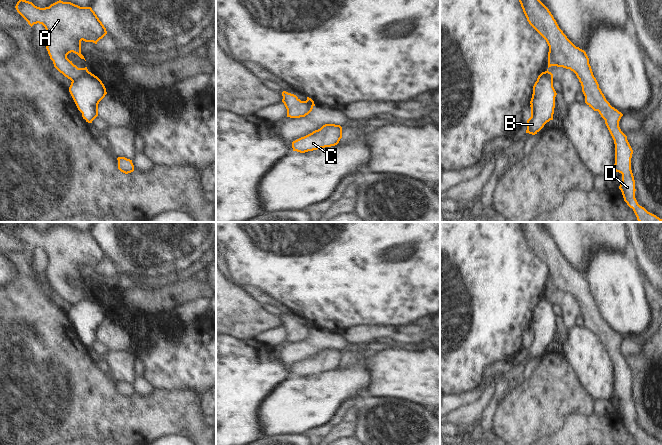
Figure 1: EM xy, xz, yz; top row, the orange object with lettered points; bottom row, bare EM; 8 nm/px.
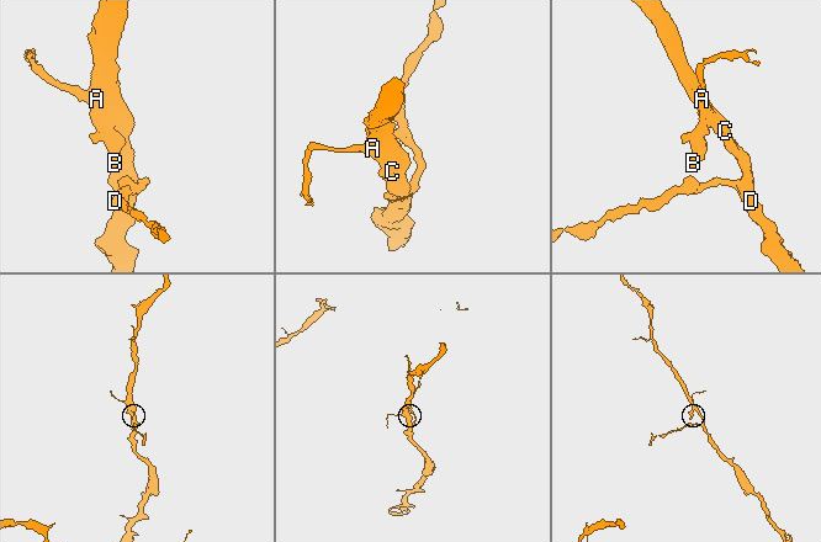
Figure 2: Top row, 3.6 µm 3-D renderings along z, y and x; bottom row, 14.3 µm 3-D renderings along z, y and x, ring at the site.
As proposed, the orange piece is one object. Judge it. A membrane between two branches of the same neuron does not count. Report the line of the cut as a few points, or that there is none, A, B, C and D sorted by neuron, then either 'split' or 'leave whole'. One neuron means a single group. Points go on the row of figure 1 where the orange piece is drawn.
cut xy (88, 71), (83, 76), (72, 81); groups A C D / B; split

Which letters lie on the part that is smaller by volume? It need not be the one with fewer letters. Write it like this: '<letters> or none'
B

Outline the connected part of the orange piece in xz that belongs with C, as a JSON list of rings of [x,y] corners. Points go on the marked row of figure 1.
[[[325,124],[320,129],[292,142],[293,151],[305,153],[325,147],[335,146],[342,138],[342,127]]]

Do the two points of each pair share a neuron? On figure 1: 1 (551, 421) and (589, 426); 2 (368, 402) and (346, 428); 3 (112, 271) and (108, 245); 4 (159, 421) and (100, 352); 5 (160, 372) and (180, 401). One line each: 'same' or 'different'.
1: different
2: different
3: different
4: different
5: different

